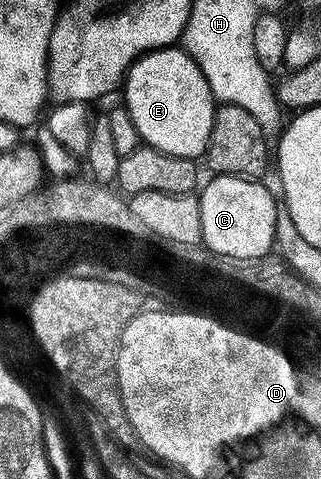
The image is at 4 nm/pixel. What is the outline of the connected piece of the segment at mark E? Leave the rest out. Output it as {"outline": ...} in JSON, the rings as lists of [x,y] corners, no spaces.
{"outline":[[[179,46],[161,47],[159,51],[149,51],[140,56],[131,67],[122,84],[124,91],[123,106],[127,107],[141,140],[149,147],[157,147],[171,155],[181,155],[187,159],[203,156],[208,147],[210,129],[214,113],[218,106],[212,98],[212,90],[198,65],[190,58],[187,51]]]}

